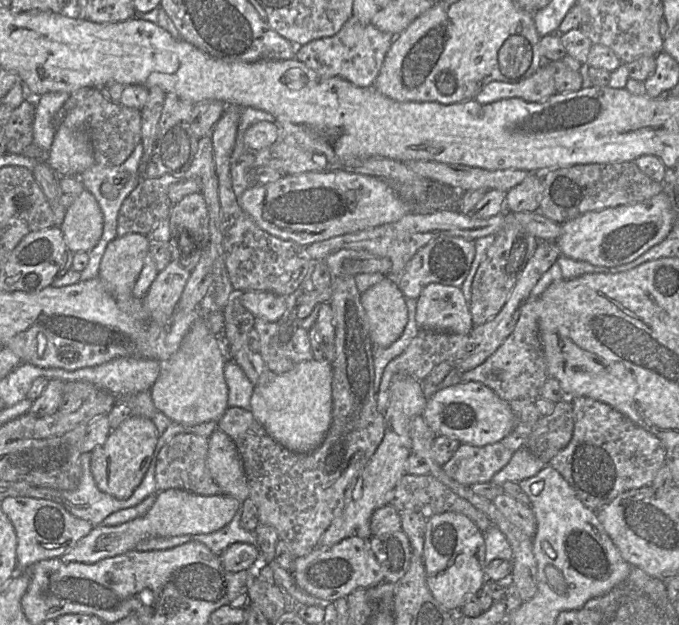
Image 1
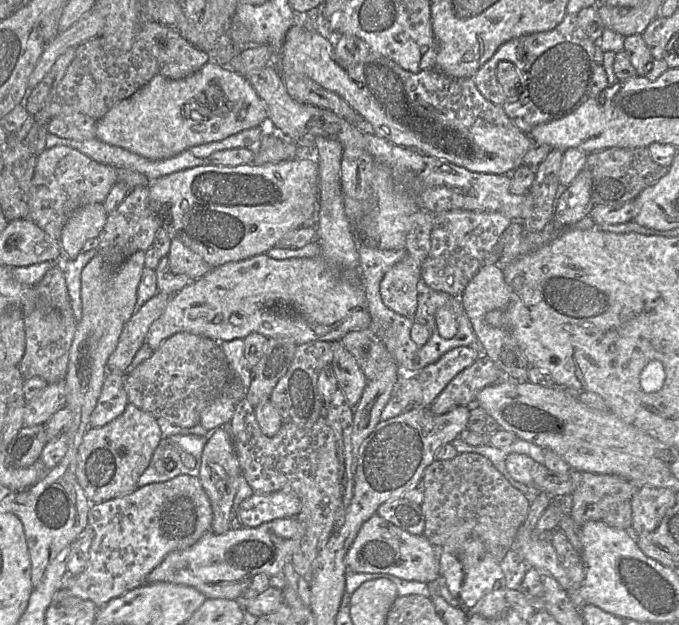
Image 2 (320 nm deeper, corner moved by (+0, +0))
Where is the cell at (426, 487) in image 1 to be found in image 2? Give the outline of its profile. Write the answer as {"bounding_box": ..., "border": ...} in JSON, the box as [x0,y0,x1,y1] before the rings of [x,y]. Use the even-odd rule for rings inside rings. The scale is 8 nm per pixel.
{"bounding_box":[421,453,530,563],"border":[[[476,453],[457,454],[450,460],[434,460],[423,475],[425,487],[421,505],[425,518],[423,535],[437,549],[447,541],[480,541],[486,550],[500,563],[510,550],[519,528],[527,519],[530,502],[524,494],[514,488],[506,478],[484,456]]]}

